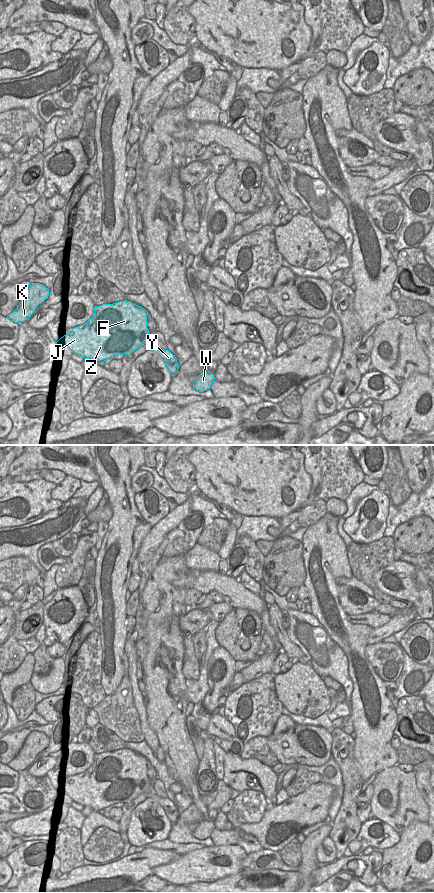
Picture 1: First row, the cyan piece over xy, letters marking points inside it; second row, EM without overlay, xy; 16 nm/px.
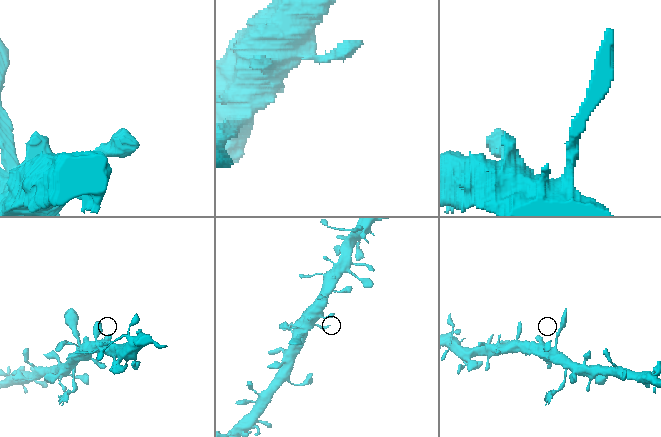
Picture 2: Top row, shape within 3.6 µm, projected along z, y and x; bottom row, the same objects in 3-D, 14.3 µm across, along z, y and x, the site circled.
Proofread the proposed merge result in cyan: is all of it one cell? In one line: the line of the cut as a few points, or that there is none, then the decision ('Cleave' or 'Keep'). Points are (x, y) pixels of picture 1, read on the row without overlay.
No split. Keep.

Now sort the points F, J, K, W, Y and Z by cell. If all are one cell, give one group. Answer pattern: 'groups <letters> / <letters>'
groups F J K W Y Z

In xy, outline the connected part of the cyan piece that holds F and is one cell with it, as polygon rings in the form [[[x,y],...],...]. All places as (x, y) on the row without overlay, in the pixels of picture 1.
[[[127,748],[95,754],[93,764],[85,772],[75,775],[54,792],[52,804],[59,801],[61,796],[67,795],[74,802],[101,812],[117,803],[129,803],[144,793],[147,798],[155,800],[164,809],[170,822],[175,824],[179,817],[177,807],[169,798],[156,794],[147,776],[147,762],[144,756]]]

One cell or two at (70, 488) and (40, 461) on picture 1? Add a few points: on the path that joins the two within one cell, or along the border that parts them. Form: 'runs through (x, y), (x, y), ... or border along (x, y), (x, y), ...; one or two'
border along (66, 474), (80, 479); two

